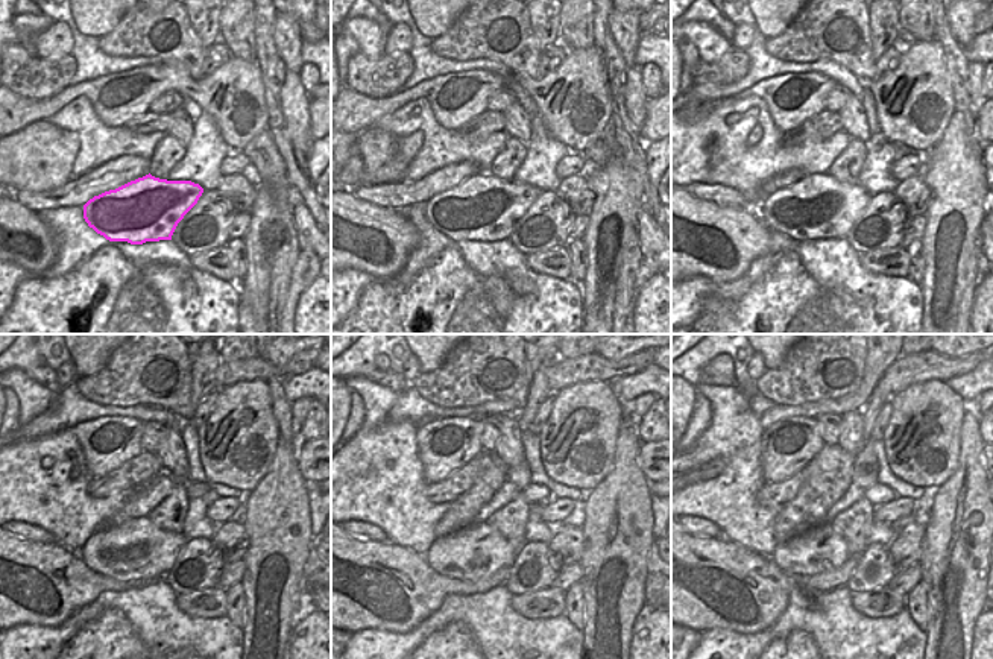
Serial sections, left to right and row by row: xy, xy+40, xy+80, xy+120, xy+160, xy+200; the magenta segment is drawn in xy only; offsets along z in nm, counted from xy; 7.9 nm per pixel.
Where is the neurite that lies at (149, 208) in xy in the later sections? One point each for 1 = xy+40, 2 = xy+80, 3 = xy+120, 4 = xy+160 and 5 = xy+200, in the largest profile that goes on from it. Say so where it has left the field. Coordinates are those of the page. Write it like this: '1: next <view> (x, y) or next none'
1: next xy+40 (483, 207)
2: next xy+80 (819, 207)
3: next xy+120 (137, 548)
4: next xy+160 (477, 550)
5: next xy+200 (820, 550)

